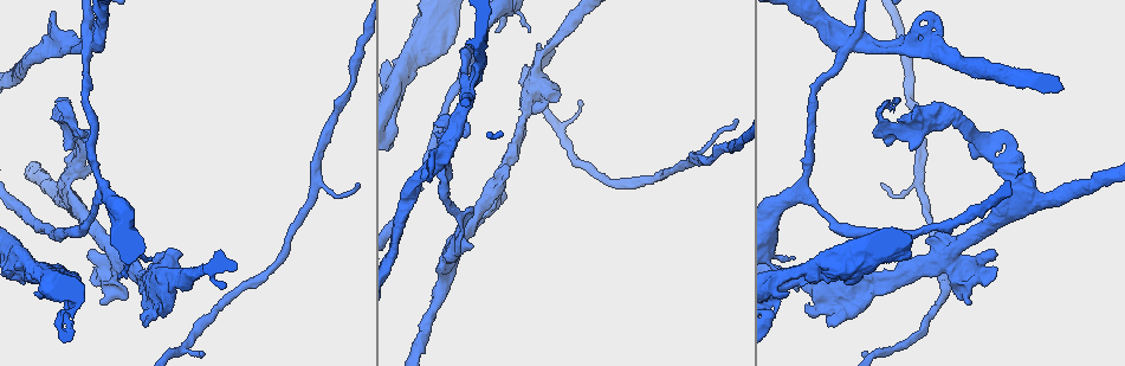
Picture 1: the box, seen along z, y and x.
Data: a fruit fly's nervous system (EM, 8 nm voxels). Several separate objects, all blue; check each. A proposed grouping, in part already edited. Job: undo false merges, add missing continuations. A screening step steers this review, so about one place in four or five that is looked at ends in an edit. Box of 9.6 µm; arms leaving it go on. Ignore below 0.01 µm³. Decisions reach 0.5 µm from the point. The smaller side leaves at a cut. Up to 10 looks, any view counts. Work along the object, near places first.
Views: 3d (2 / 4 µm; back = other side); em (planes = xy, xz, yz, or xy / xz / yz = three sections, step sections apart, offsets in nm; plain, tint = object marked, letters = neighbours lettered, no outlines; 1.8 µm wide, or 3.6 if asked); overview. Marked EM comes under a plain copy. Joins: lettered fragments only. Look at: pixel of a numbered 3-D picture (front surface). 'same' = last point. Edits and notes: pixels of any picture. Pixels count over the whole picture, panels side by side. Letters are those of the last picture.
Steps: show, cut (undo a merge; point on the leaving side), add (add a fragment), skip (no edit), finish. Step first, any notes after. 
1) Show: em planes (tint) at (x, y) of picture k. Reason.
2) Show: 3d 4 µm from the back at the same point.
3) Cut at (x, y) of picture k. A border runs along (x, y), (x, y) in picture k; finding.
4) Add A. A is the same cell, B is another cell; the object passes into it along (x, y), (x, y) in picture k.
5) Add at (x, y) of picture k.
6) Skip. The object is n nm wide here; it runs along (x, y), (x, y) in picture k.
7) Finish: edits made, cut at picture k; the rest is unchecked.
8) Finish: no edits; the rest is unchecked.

Show: 3d 4 µm at (932, 43) of picture 1. A fork.

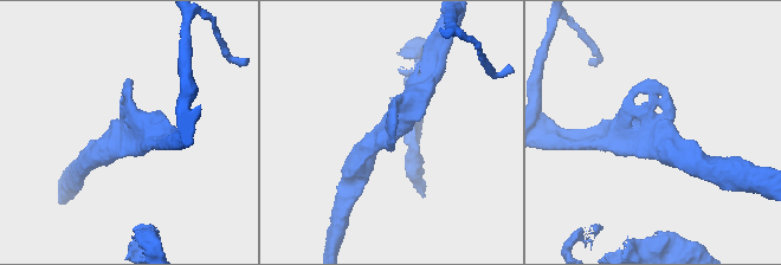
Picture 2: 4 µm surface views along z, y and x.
Show: em xy step 16 (tint) at (657, 129) of picture 2.

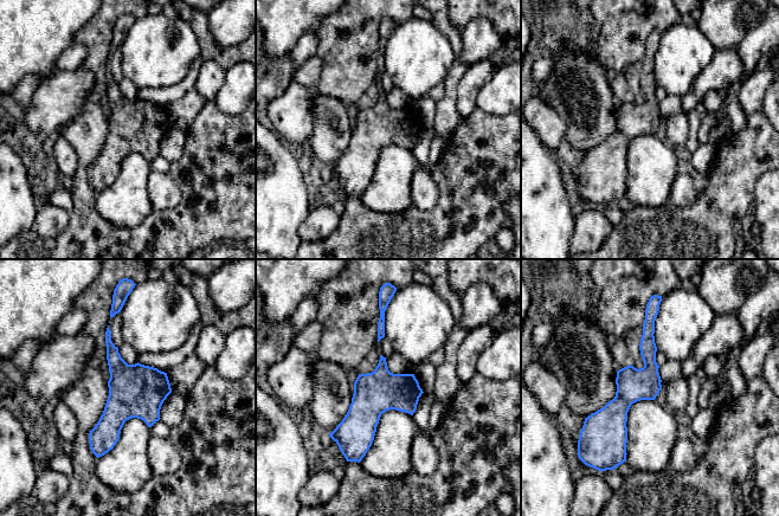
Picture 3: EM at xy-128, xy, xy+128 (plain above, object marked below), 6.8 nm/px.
Show: em planes (letters) at the same point.

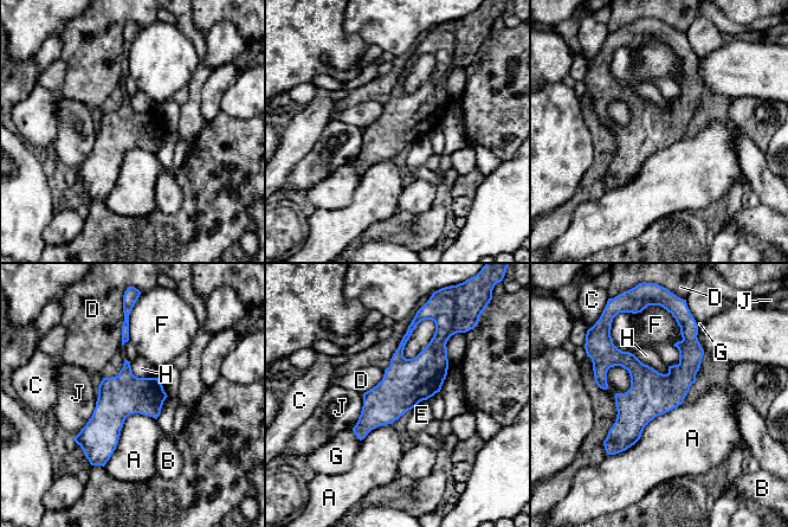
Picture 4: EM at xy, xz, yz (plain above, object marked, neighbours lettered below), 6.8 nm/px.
Skip. A, B, C, D, E, F, G, H and J are other cells; a border runs along (682, 403), (607, 455) in picture 4; all the same neuron.

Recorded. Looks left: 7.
Show: 3d 4 µm at (436, 135) of picture 1. An open end.

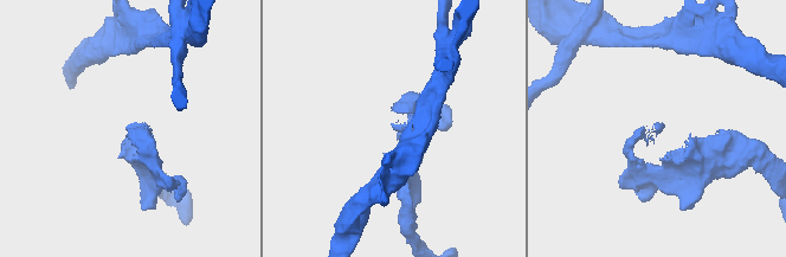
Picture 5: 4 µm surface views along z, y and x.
Show: em 3.6 µm yz step 8 (letters) at (131, 124) of picture 5.

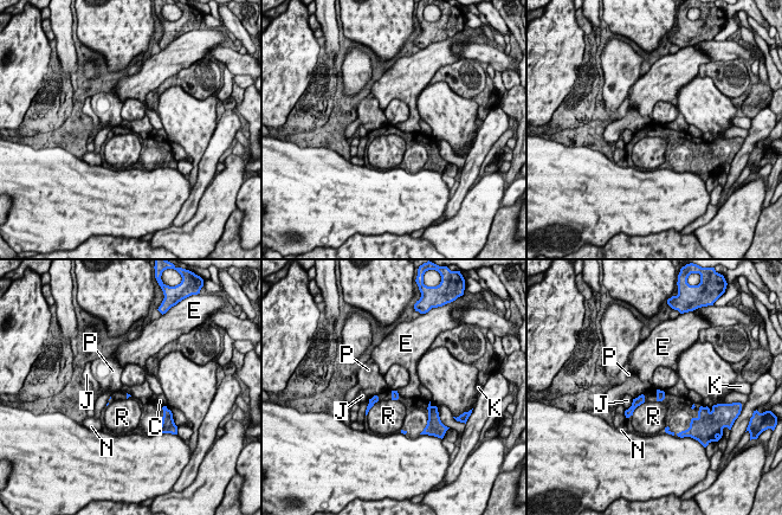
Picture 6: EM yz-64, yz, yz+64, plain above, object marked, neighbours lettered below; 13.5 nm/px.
Skip. C, E, J, K, N, P and R are other cells; a border runs along (644, 401), (634, 410), (632, 416) in picture 6; no lettered fragment goes on from it.

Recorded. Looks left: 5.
Show: em planes (tint) at (991, 134) of picture 1. Closes a loop.

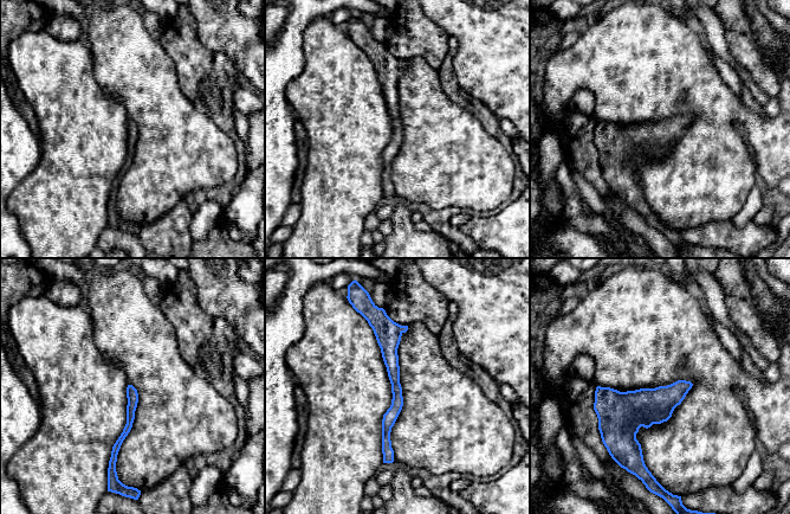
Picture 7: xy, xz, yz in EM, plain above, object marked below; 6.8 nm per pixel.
Show: em planes (letters) at the same point.

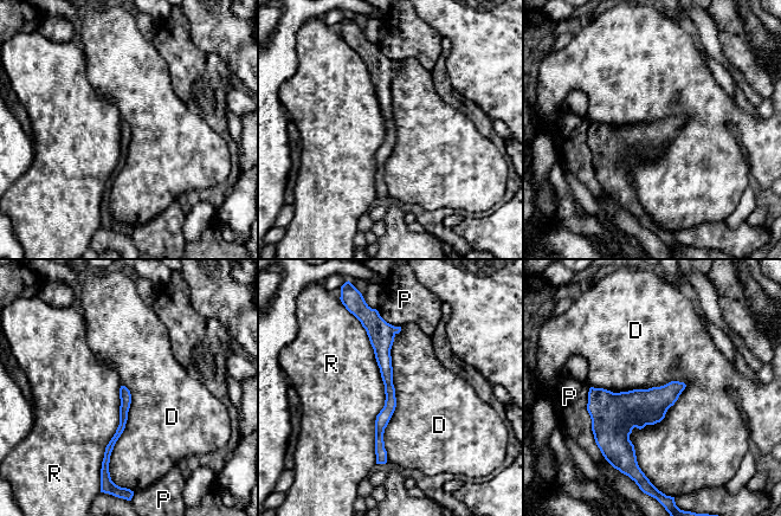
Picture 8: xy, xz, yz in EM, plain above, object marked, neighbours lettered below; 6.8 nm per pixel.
Skip. The object is 80 nm wide here; D, P and R are other cells; one neuron here.

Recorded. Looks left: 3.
Show: em xy step 16 (letters) at (559, 101) of picture 1. Free end.

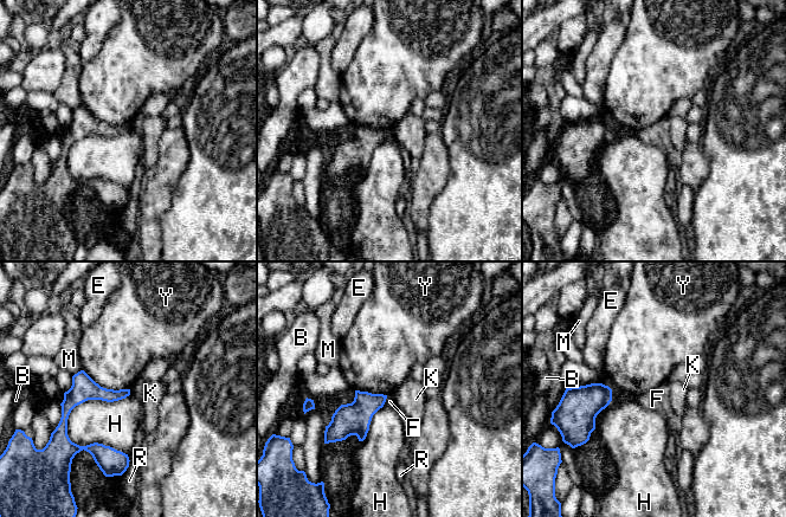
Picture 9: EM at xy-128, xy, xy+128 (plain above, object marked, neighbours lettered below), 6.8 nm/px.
Show: em planes (letters) at the same point. Another direction.

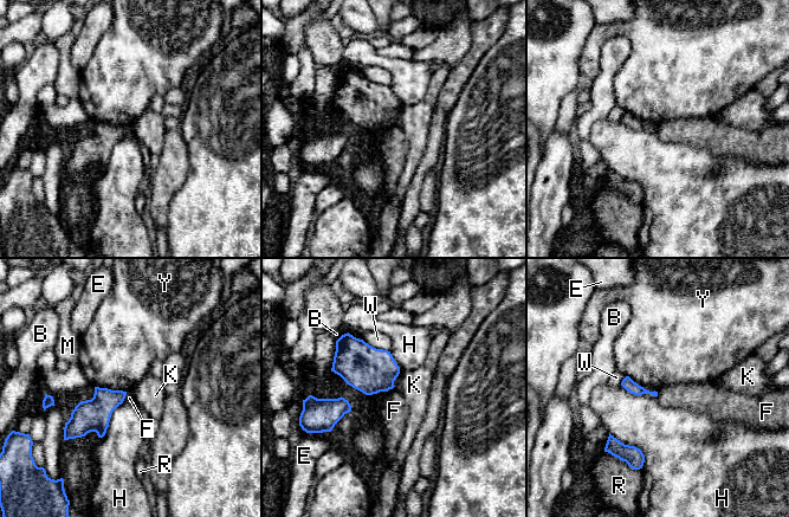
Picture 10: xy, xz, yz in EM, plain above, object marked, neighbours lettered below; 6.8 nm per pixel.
Skip. The longest contact is with H, 340 nm; B, E, F, H, K, M, R, W and Y are other cells; a border runs along (394, 380), (392, 388), (368, 395) in picture 10; no lettered fragment goes on from it.

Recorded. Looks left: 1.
Finish: no edits; the rest is unchecked.

